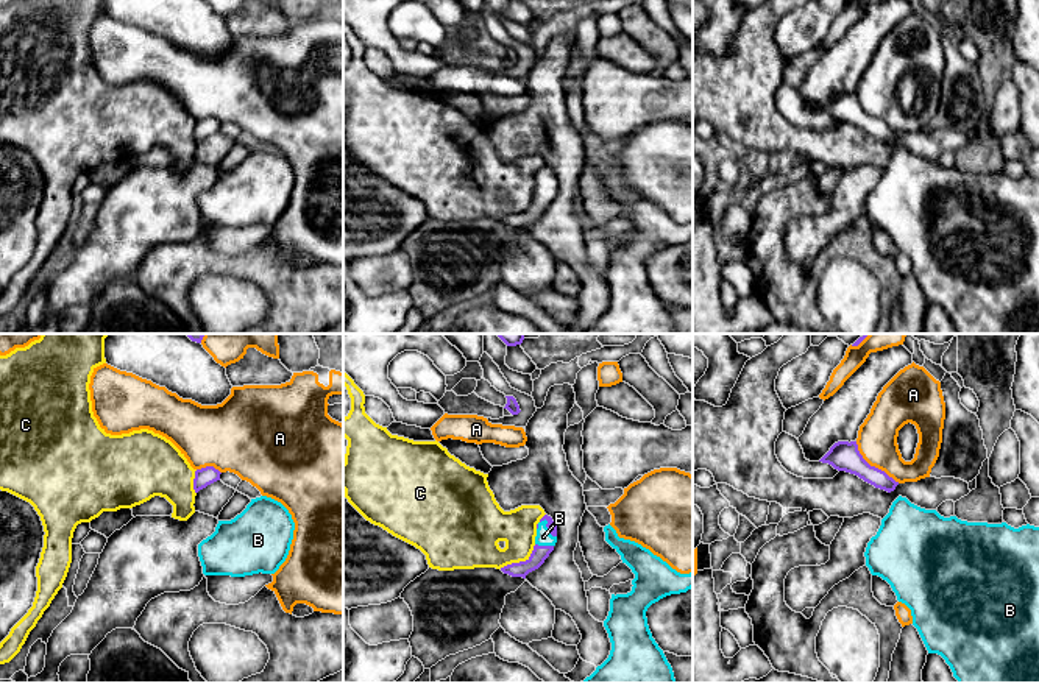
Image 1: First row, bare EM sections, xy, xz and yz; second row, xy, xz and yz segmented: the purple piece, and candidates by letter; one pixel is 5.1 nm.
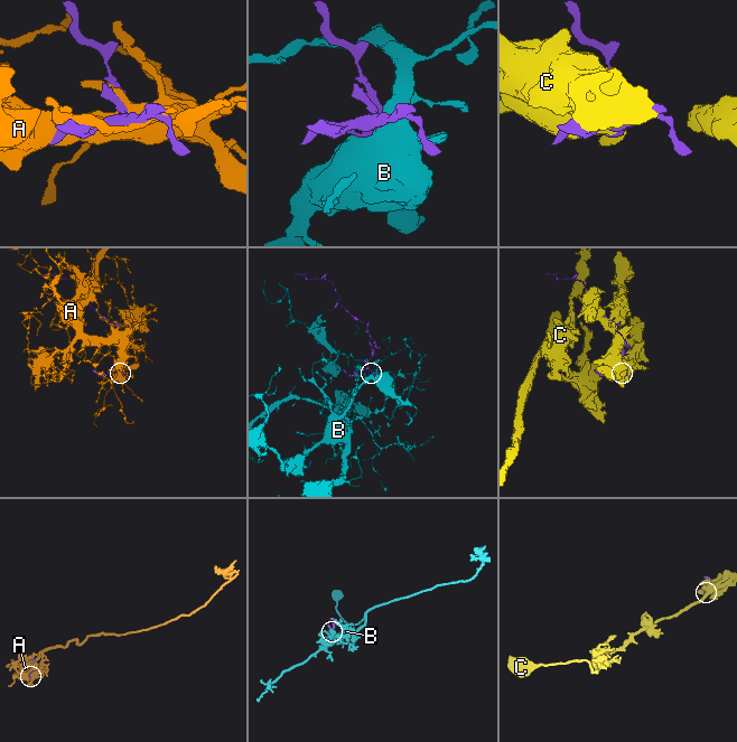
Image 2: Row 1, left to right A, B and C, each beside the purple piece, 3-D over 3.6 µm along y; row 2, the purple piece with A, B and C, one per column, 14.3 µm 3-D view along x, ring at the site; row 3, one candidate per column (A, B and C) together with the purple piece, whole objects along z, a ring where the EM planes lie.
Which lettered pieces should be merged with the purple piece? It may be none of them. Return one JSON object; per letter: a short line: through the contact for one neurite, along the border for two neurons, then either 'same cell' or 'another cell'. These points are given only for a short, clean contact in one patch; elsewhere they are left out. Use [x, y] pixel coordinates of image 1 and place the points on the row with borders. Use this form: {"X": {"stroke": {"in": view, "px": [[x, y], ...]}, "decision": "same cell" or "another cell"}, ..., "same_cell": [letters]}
{"A": {"decision": "another cell"}, "B": {"stroke": {"in": "xz", "px": [[551, 524], [546, 526], [543, 537]]}, "decision": "same cell"}, "C": {"decision": "another cell"}, "same_cell": ["B"]}

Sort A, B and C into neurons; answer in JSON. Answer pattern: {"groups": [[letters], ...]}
{"groups": [["A"], ["B"], ["C"]]}

